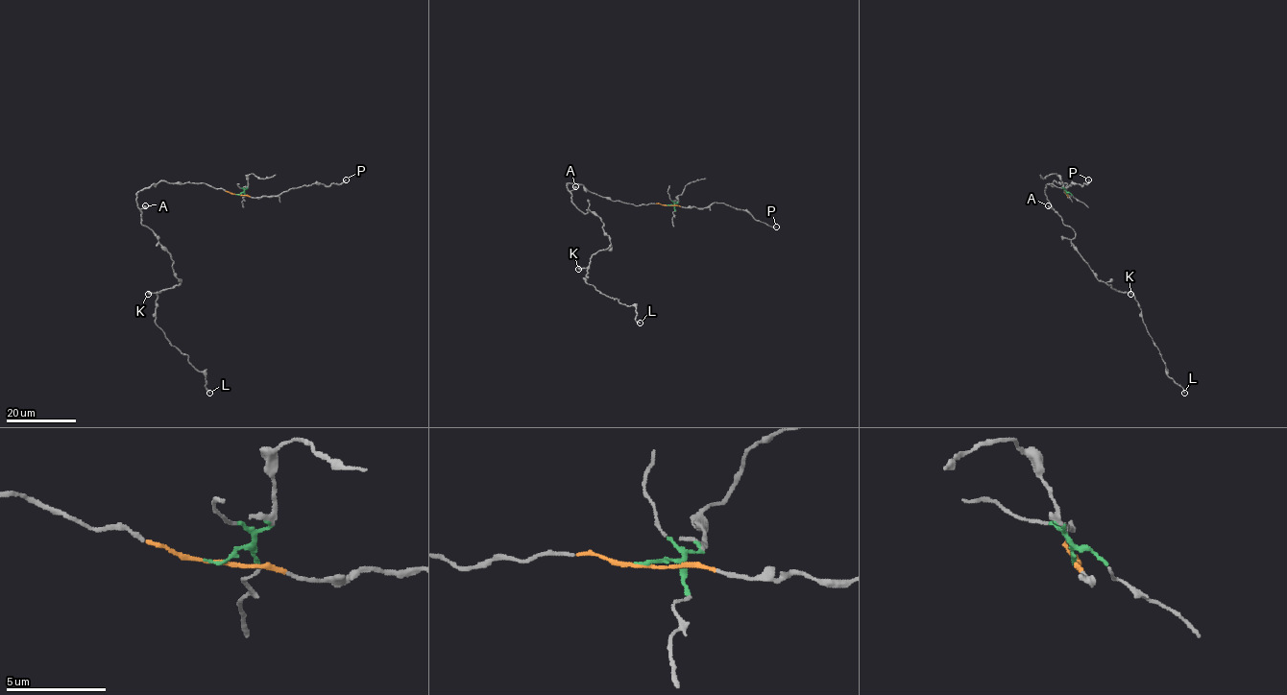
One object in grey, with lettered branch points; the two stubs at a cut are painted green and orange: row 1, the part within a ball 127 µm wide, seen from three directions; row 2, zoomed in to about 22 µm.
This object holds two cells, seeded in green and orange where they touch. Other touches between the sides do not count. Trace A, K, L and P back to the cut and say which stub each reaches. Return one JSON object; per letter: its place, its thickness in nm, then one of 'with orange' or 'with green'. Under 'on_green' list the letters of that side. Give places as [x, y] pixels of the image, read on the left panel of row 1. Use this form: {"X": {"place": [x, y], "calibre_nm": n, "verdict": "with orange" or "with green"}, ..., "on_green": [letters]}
{"A": {"place": [145, 205], "calibre_nm": 440, "verdict": "with orange"}, "K": {"place": [148, 294], "calibre_nm": 550, "verdict": "with orange"}, "L": {"place": [209, 393], "calibre_nm": 200, "verdict": "with orange"}, "P": {"place": [346, 179], "calibre_nm": 150, "verdict": "with orange"}, "on_green": []}

